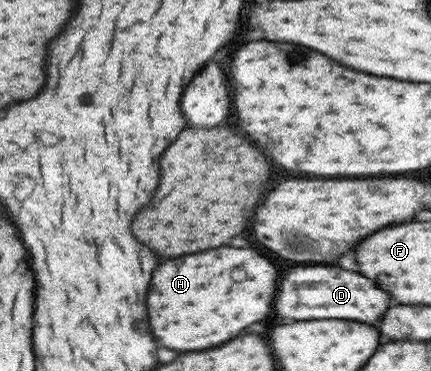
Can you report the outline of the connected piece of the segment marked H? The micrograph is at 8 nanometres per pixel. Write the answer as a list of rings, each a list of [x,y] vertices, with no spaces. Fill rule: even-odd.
[[[218,247],[176,257],[160,265],[156,277],[152,277],[148,317],[162,347],[176,351],[210,349],[240,335],[248,325],[262,321],[272,311],[276,283],[276,267],[252,249]],[[234,269],[246,269],[248,277],[240,283],[232,281],[230,273]]]

